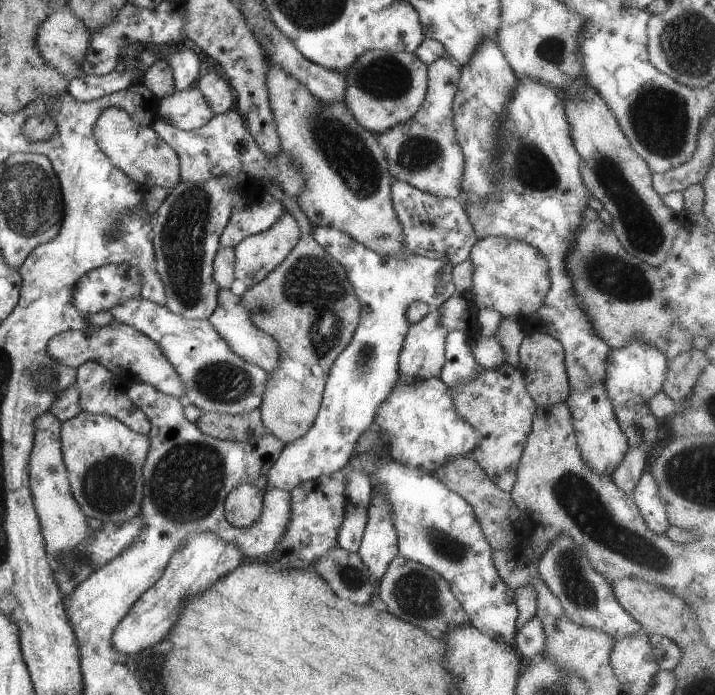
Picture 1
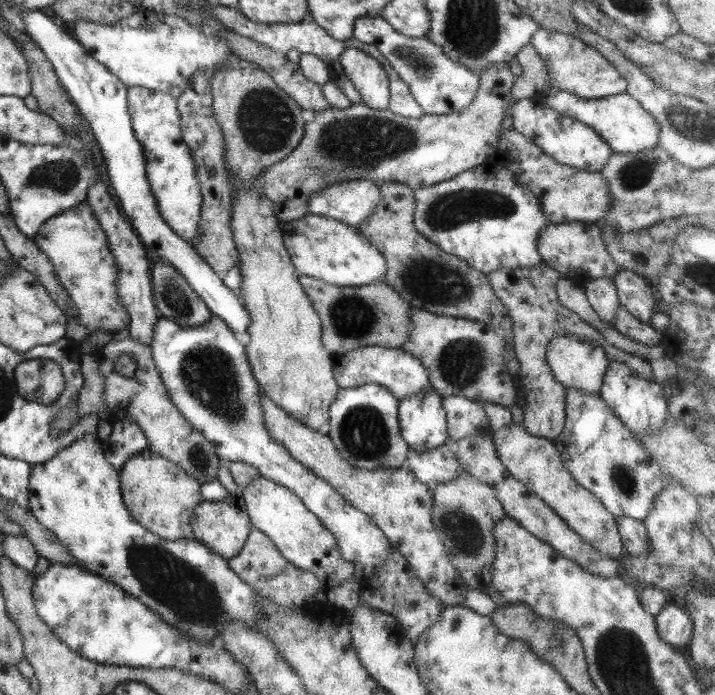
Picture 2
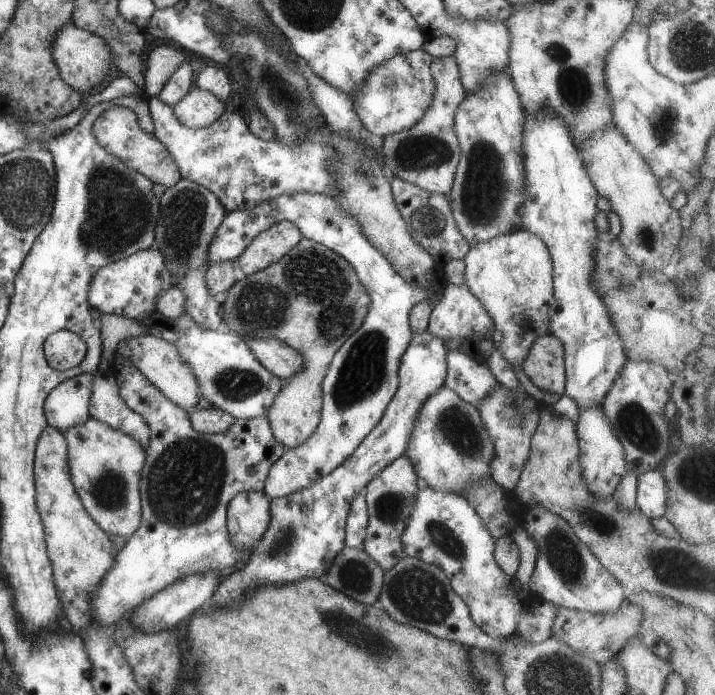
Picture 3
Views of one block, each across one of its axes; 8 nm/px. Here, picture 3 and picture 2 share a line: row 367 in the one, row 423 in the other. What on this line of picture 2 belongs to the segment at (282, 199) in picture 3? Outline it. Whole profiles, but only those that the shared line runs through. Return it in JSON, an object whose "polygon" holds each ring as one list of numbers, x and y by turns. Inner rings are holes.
{"polygon":[[378,384,339,389,329,404,328,424,324,433,331,439,339,456,357,468,402,468,406,464,408,448,400,436,398,402,385,387]]}

